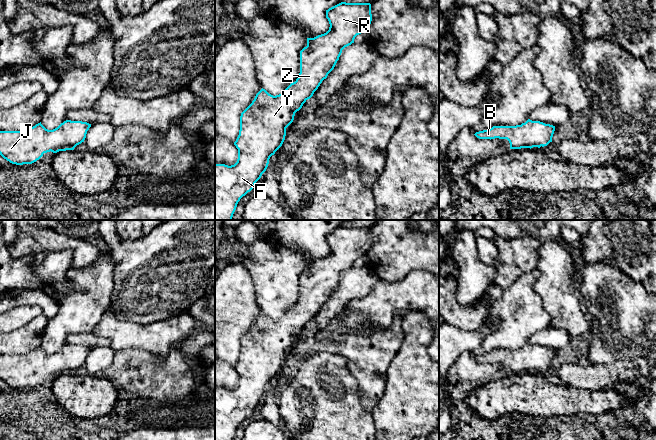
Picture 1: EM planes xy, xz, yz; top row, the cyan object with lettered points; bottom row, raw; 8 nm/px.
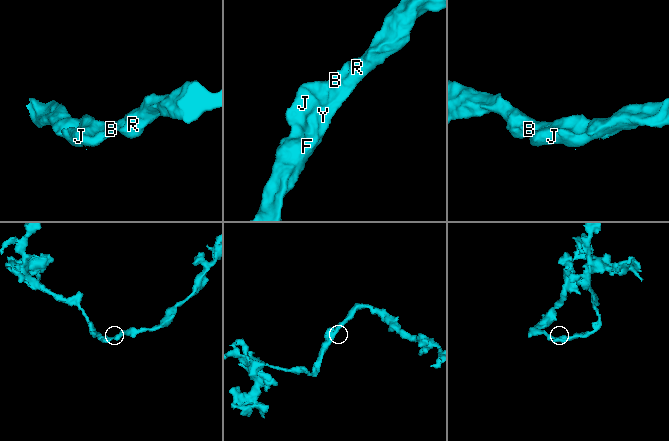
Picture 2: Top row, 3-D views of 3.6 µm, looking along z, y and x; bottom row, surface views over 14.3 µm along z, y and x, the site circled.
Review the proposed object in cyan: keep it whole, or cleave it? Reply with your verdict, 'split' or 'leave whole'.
leave whole

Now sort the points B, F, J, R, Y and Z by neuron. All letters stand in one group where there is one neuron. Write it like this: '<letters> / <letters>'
B F J R Y Z

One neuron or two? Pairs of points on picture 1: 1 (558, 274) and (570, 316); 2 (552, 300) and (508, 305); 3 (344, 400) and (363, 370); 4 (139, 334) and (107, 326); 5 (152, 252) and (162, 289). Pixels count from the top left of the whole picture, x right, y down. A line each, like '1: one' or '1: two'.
1: one
2: two
3: two
4: one
5: one

